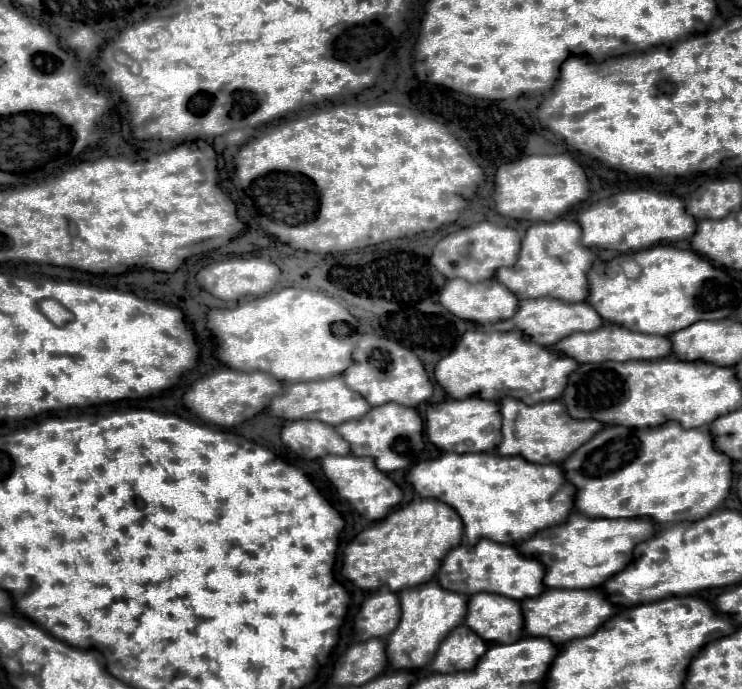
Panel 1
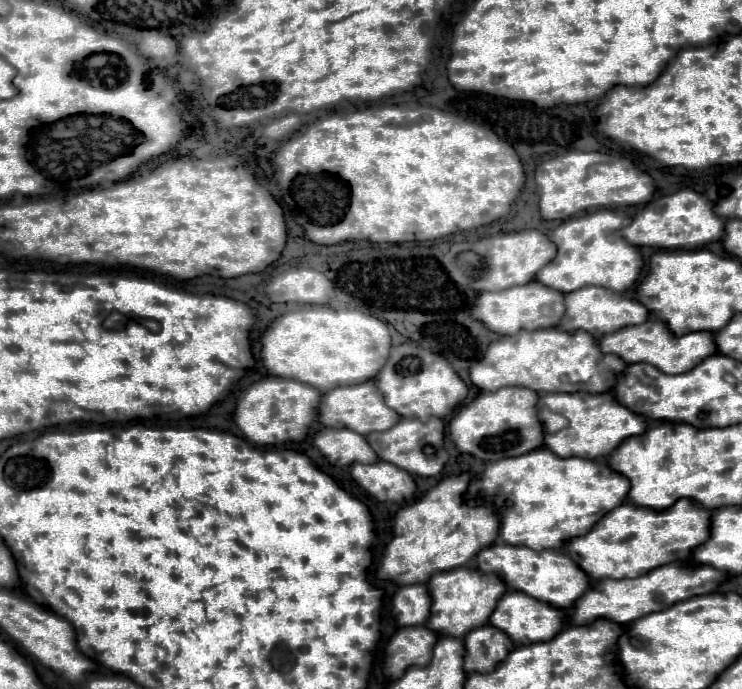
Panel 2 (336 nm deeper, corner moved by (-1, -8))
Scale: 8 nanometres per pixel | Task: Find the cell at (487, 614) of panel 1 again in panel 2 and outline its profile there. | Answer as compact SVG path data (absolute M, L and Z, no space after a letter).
M506 592L500 600L496 610L490 616L490 624L496 626L498 630L506 632L514 644L534 644L534 642L546 642L552 640L566 624L568 624L568 614L564 610L552 608L546 602L540 602L536 598L526 596L524 592Z

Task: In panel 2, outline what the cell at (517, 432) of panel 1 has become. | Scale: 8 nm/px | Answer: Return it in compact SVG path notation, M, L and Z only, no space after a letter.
M544 394L542 404L552 412L568 418L568 426L554 434L544 434L544 446L550 448L556 456L582 456L588 460L608 456L624 438L638 436L646 430L646 420L628 408L622 408L614 402L612 394L608 396L590 396L590 394Z

